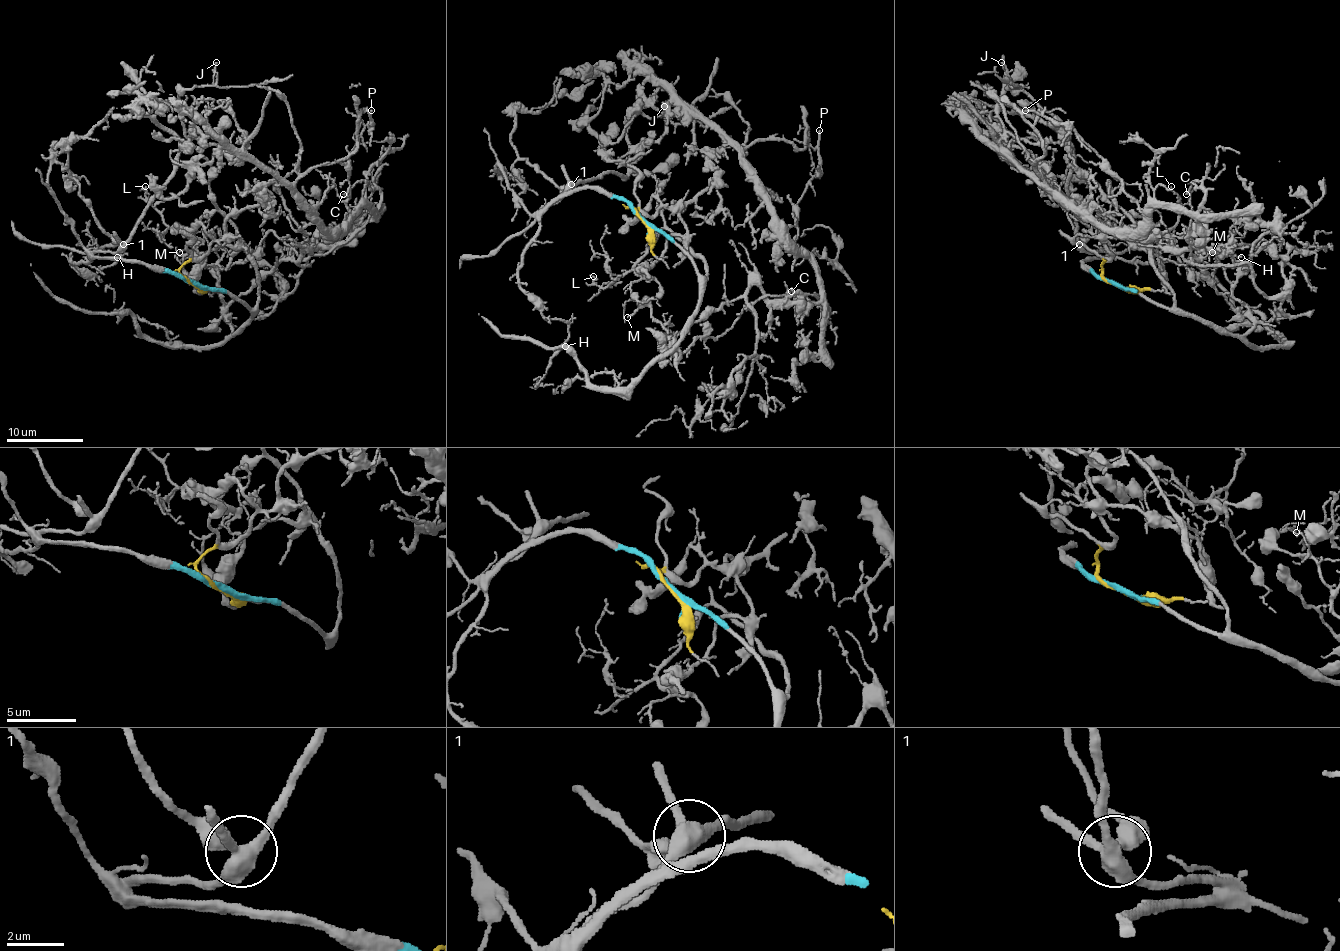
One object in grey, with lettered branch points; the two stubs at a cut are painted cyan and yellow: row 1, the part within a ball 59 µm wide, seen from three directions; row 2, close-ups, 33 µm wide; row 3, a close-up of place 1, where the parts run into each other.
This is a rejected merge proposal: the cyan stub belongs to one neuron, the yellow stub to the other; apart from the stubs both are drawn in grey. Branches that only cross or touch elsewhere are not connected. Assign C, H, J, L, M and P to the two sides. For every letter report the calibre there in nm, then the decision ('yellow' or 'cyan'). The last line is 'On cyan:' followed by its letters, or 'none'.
C: calibre 130 nm; yellow
H: calibre 130 nm; cyan
J: calibre 130 nm; cyan
L: calibre 140 nm; cyan
M: calibre 130 nm; cyan
P: calibre 140 nm; yellow
On cyan: H, J, L, M

